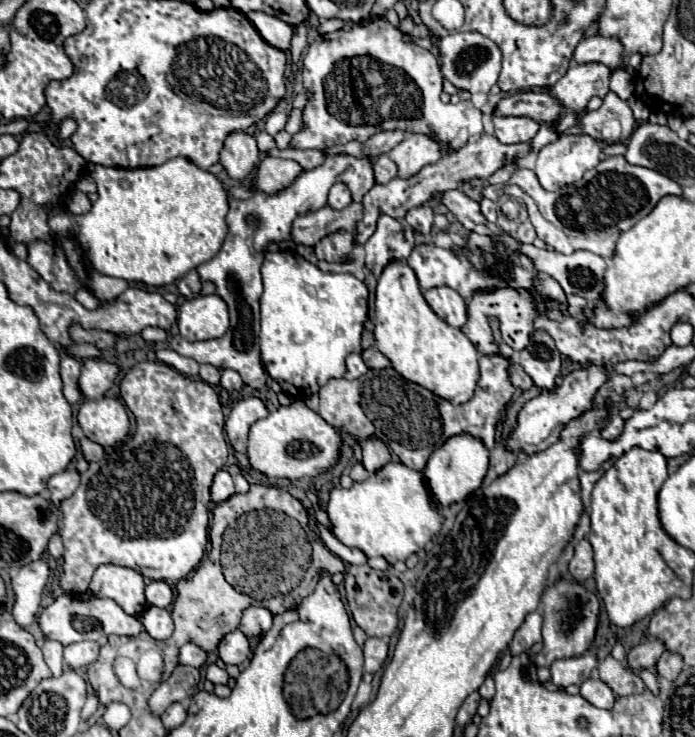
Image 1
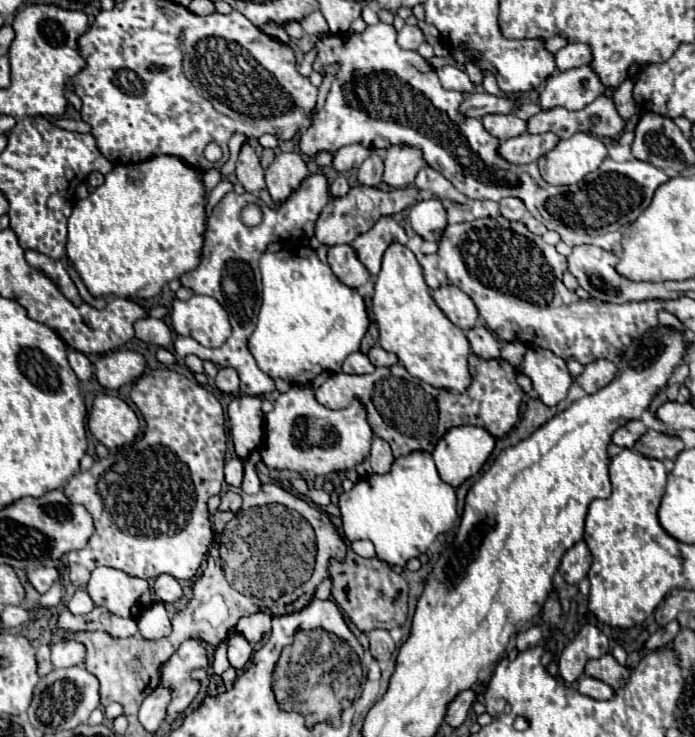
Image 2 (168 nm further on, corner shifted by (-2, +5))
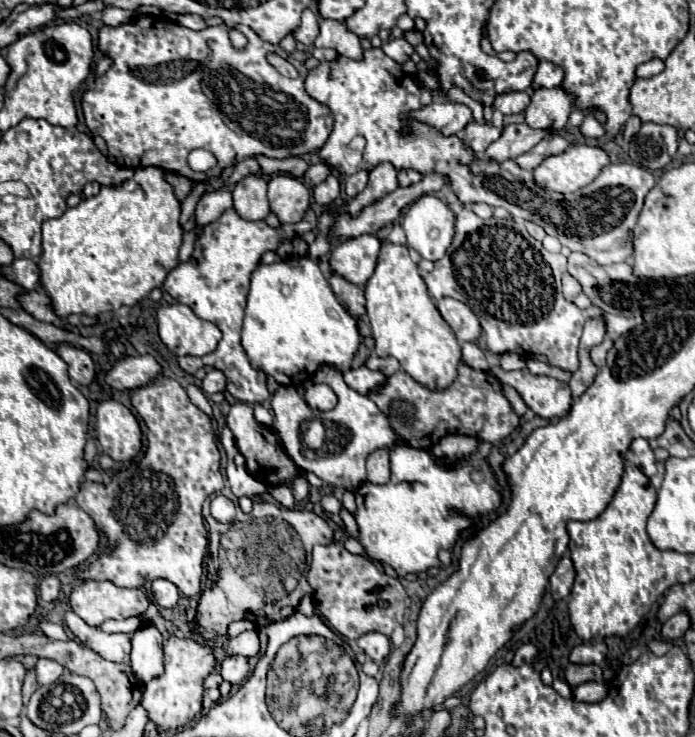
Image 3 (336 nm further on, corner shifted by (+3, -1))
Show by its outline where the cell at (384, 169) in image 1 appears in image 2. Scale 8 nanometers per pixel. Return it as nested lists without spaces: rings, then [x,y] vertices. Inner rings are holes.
[[[371,151],[369,157],[363,161],[363,165],[357,171],[357,179],[361,185],[367,187],[379,187],[383,181],[383,159],[377,151]]]

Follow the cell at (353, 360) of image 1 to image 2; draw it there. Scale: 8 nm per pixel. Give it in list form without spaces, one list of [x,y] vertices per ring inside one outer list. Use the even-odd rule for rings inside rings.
[[[361,351],[349,355],[343,363],[343,373],[349,373],[349,375],[363,375],[363,373],[373,373],[373,371],[375,371],[373,363]]]

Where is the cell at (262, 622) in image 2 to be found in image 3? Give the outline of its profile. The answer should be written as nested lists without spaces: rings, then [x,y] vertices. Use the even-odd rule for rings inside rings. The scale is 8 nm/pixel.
[[[254,629],[240,633],[238,637],[230,639],[230,643],[228,643],[228,653],[230,655],[254,657],[258,653],[258,649],[260,649],[260,643],[258,643],[258,633]]]

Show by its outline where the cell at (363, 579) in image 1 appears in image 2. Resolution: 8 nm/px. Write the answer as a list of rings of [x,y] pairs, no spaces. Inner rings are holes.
[[[353,549],[347,551],[343,561],[331,561],[329,577],[333,581],[331,597],[337,607],[353,621],[353,625],[369,633],[373,629],[401,627],[407,619],[407,581],[395,573],[385,561],[377,557],[363,559]]]

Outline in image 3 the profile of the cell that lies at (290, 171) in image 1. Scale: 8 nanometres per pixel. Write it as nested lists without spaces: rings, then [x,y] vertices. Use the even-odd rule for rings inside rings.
[[[276,173],[268,181],[268,201],[280,223],[296,223],[310,205],[310,191],[300,179],[286,173]]]

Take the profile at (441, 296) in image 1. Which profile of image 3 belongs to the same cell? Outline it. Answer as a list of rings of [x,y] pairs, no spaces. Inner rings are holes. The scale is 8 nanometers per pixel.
[[[444,297],[436,303],[440,315],[444,321],[452,327],[458,341],[476,341],[482,333],[482,327],[478,323],[478,317],[470,311],[470,307],[462,301]]]

